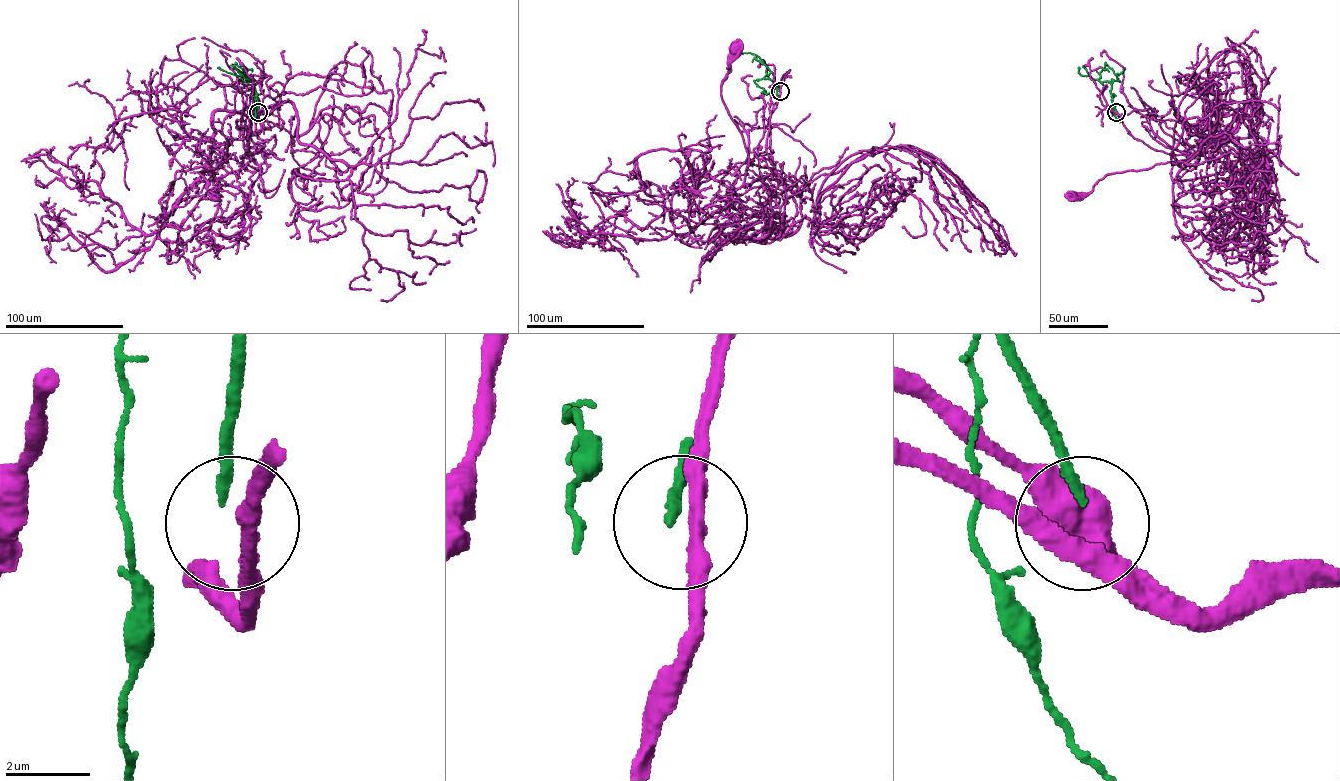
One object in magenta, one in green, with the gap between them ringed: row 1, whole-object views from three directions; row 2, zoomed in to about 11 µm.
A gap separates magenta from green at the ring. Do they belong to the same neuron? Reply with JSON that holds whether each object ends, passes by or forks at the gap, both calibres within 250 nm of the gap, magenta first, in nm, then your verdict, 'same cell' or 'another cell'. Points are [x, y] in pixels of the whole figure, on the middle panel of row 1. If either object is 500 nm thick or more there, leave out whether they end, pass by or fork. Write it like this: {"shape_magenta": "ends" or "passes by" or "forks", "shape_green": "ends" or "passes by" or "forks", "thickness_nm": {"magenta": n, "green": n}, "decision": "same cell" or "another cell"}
{"shape_magenta": "passes by", "shape_green": "ends", "thickness_nm": {"magenta": 420, "green": 220}, "decision": "another cell"}

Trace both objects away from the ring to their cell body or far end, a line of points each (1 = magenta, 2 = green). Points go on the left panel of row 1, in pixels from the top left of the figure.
1: (259, 113), (244, 109), (224, 120), (227, 159), (199, 173), (207, 192), (216, 197)
2: (258, 112), (253, 81), (217, 67)

